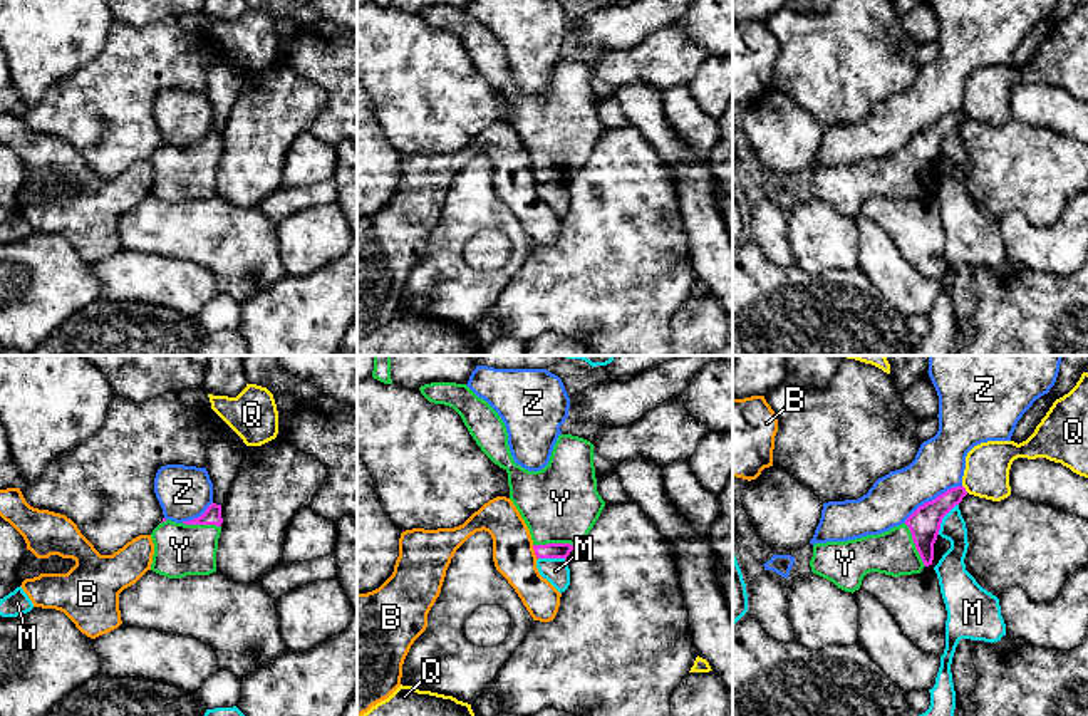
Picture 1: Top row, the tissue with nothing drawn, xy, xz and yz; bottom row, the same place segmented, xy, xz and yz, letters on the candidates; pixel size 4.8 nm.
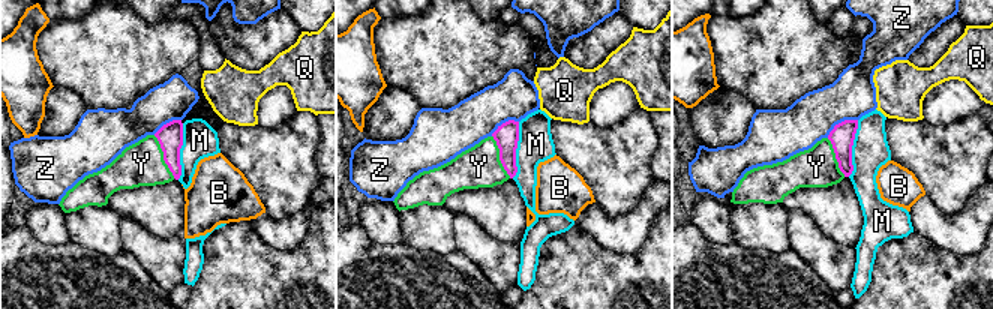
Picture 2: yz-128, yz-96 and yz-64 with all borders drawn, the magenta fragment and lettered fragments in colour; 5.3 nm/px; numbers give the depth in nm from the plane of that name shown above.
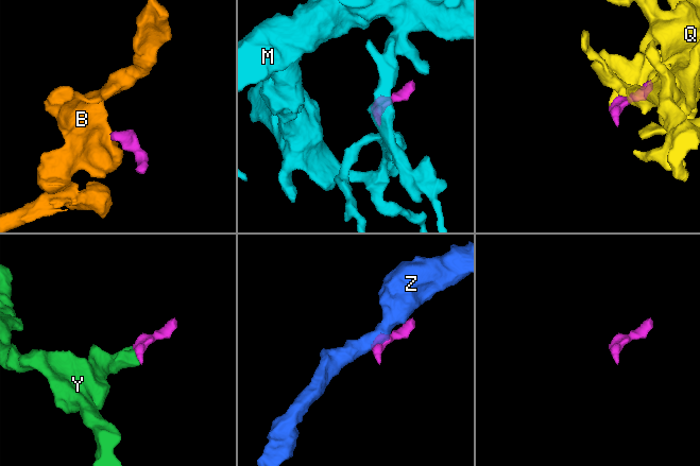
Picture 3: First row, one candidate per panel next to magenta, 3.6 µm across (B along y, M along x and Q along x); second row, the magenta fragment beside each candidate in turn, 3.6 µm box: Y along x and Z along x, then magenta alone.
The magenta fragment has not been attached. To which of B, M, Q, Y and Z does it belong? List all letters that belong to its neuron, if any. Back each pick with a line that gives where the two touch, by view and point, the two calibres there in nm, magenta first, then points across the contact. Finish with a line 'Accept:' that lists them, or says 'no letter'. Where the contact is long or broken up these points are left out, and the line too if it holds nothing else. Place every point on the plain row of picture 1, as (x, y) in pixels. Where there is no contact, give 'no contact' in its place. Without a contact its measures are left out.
Y: contact yz (916, 170); calibres 160 and 220 nm; way yz (924, 148), (916, 161), (916, 170), (892, 176)
Accept: Y

